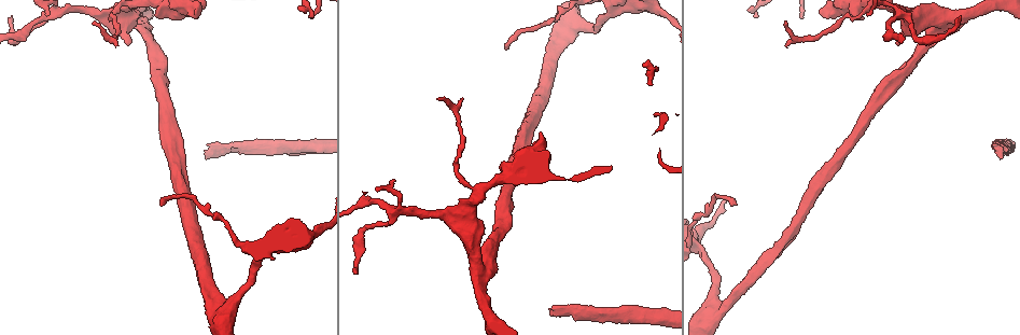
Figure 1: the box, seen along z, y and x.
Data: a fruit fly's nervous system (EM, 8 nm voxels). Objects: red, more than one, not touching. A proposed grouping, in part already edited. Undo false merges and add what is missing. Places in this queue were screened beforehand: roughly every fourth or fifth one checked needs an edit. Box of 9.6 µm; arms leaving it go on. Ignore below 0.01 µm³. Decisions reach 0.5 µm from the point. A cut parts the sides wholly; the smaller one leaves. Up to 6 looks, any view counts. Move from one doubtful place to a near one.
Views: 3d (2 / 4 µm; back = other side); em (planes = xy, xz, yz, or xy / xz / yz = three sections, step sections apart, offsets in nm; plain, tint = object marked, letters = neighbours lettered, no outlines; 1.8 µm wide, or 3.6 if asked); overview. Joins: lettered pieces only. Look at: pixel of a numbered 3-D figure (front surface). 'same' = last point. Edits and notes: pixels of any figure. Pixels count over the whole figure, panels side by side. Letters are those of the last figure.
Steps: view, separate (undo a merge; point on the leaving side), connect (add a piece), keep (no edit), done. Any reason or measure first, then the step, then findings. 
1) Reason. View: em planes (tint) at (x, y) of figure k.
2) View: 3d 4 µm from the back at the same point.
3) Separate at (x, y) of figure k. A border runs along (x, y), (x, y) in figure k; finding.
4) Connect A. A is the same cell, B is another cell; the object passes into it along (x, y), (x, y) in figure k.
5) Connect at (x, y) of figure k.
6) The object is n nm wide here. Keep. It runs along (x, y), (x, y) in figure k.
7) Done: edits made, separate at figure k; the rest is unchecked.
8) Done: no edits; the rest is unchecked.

Thin end. View: 3d 2 µm at (161, 206) of figure 1.

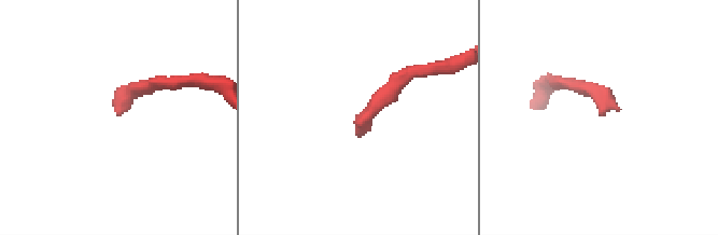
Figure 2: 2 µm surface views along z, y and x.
View: em planes (letters) at (117, 112) of figure 2.

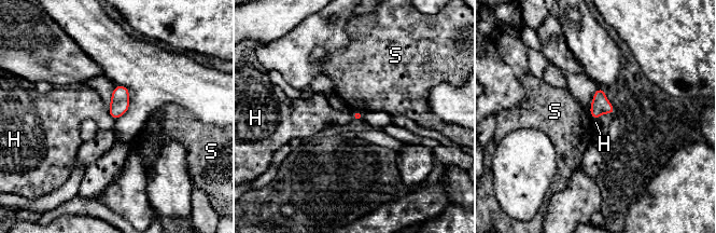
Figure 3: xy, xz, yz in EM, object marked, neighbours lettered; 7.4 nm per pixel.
The longest contact is with H, 100 nm. Keep. H and S are other cells; no lettered piece goes on from it.

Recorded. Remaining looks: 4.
Thin end. View: 3d 2 µm at (94, 25) of figure 1.

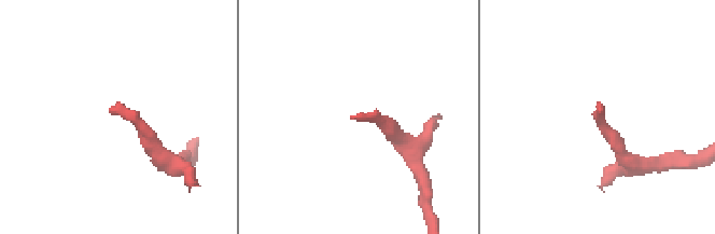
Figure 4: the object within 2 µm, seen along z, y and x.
View: em planes (letters) at (109, 111) of figure 4.

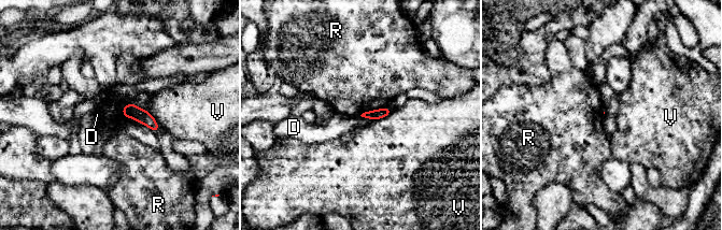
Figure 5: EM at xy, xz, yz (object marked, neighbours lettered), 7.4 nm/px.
Keep. D, R and V are other cells; it runs along (124, 111), (143, 116), (156, 129) in figure 5; no lettered piece goes on from it.

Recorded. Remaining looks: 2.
Four or more arms meet. View: em yz step 16 (tint) at (394, 215) of figure 1.

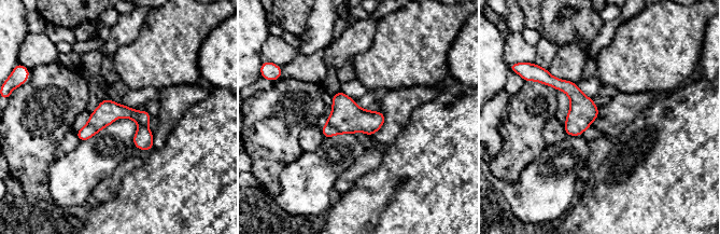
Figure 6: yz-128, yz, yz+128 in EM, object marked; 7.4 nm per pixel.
Cut it another way. View: em xz step 16 (letters) at the same point.

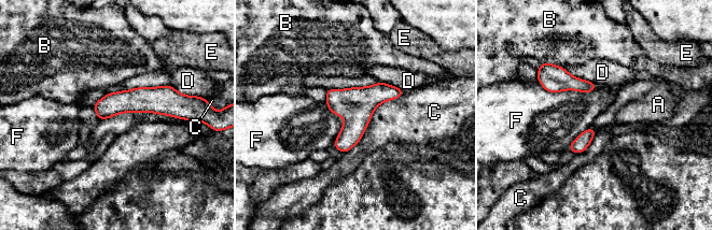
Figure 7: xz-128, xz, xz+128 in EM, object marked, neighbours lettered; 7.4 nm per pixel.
Keep. A, B, C, D, E and F are other cells; it runs along (97, 105), (164, 102), (177, 114) in figure 7; continuous, no second neuron.

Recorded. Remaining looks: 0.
Done: no edits; the rest is unchecked.

